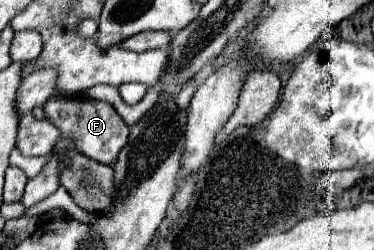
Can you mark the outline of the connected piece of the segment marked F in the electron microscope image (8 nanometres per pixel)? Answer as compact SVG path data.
M52 96L44 104L46 118L54 122L64 138L74 138L76 148L86 154L88 158L112 166L120 154L120 150L128 142L128 126L126 122L116 114L116 110L108 102L98 102L98 100L82 100L82 98L58 98Z

